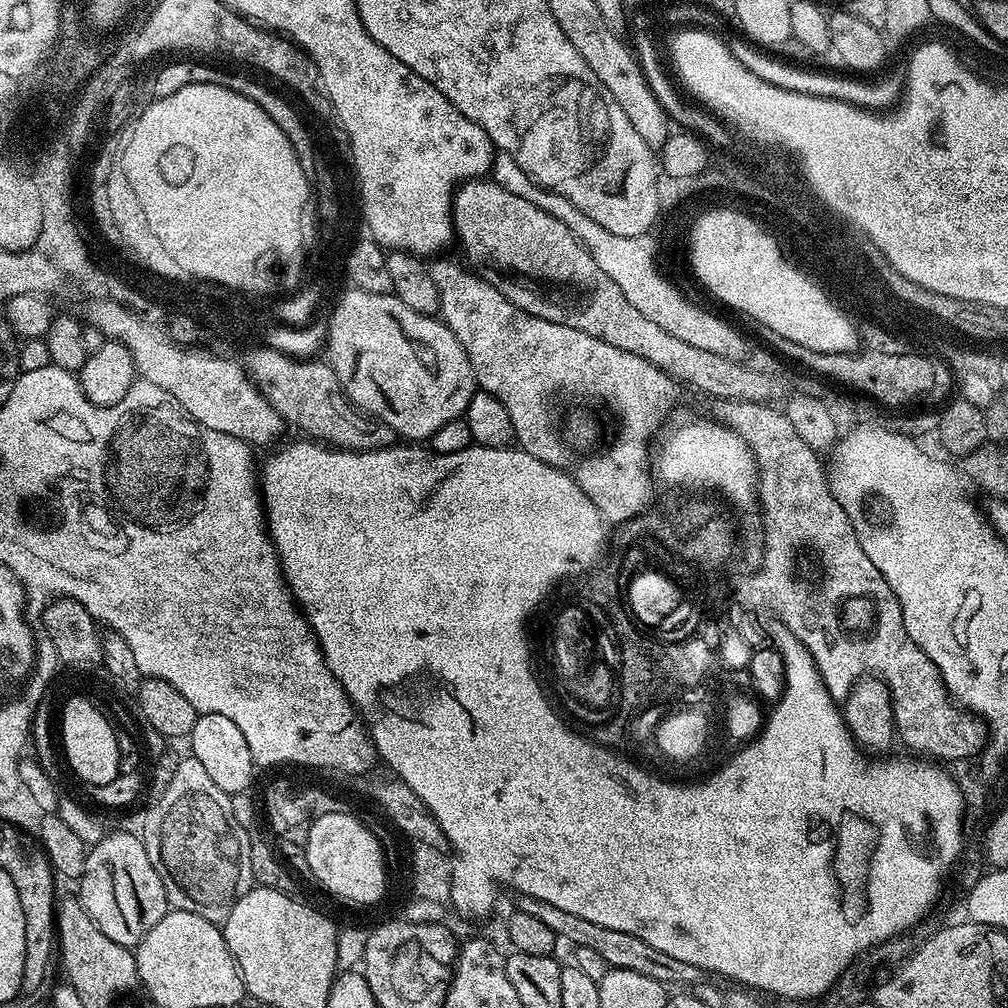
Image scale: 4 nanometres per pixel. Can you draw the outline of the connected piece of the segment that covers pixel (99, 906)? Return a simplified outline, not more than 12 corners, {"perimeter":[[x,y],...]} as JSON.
{"perimeter":[[142,840],[91,845],[78,899],[132,948],[170,910]]}

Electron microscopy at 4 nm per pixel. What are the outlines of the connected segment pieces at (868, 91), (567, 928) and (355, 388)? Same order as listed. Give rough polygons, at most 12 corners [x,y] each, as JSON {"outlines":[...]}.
{"outlines":[[[743,37],[729,39],[750,74],[792,93],[872,111],[897,103],[900,63],[874,82],[780,62]],[[513,891],[512,908],[534,914],[561,941],[595,950],[609,969],[671,986],[699,985],[703,968],[678,962],[626,930],[566,914]],[[345,291],[326,363],[408,442],[478,391],[462,342],[394,294]]]}

